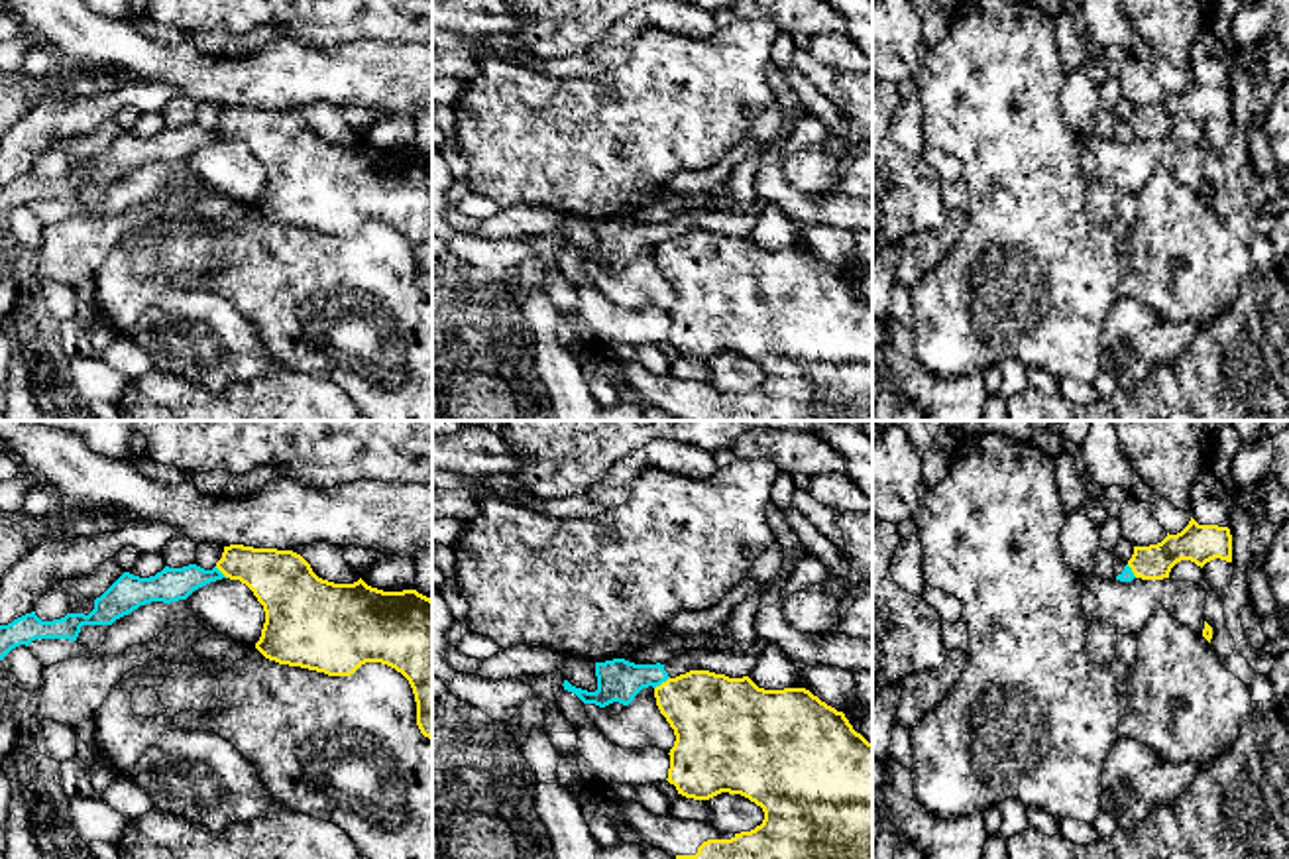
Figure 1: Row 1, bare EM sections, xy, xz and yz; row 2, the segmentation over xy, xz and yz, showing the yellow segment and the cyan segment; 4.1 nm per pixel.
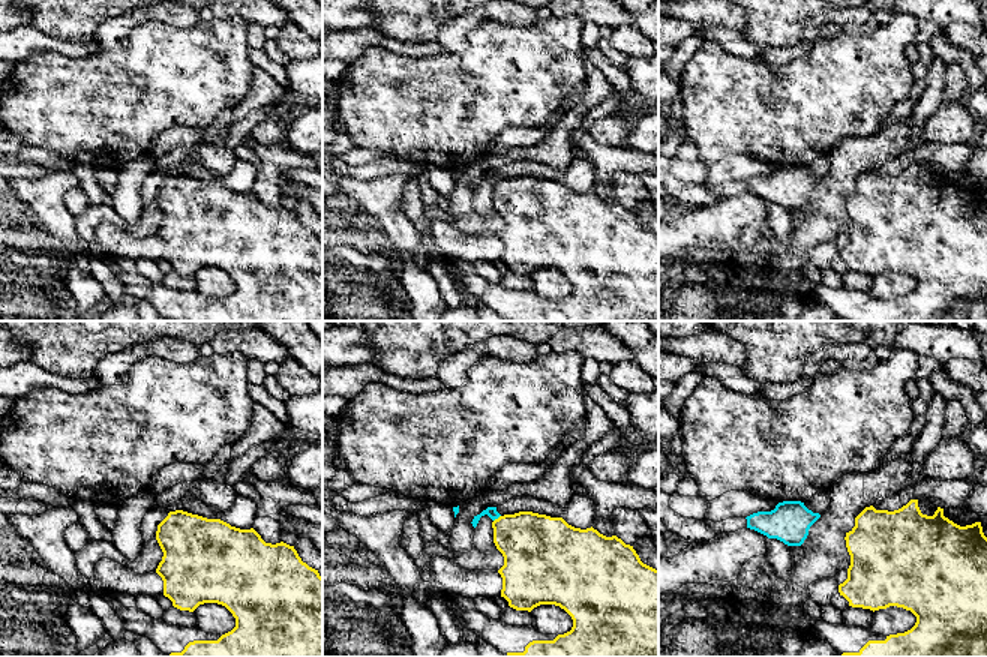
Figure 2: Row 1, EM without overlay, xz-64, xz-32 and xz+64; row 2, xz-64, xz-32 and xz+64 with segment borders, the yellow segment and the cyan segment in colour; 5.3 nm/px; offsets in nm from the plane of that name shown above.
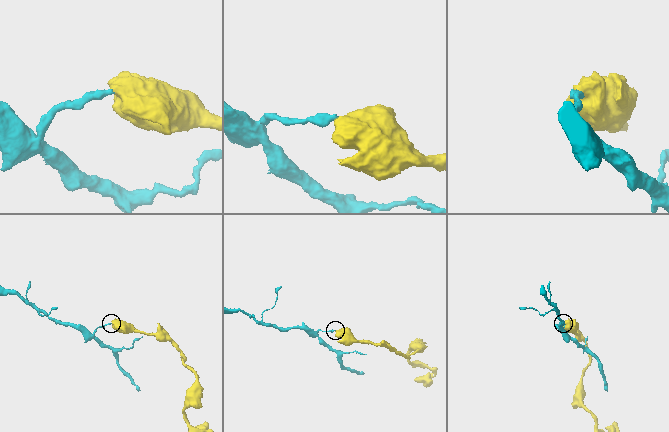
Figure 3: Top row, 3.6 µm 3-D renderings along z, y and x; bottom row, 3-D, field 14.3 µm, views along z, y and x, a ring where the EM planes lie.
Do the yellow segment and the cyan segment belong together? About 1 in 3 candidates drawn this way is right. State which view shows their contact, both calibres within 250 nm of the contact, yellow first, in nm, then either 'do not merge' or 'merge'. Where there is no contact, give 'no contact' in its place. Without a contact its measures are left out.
meets yellow in xz; 340 nm thick on the yellow side, 180 nm on the other; do not merge

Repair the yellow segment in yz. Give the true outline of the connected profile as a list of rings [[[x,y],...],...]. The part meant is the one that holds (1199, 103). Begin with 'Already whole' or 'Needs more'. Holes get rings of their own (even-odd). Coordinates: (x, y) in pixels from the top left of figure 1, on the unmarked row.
Already whole. [[[1193,77],[1189,85],[1149,106],[1134,106],[1128,120],[1136,138],[1163,140],[1169,138],[1171,128],[1181,120],[1191,120],[1197,126],[1220,118],[1232,122],[1232,94],[1228,86],[1199,85]]]

